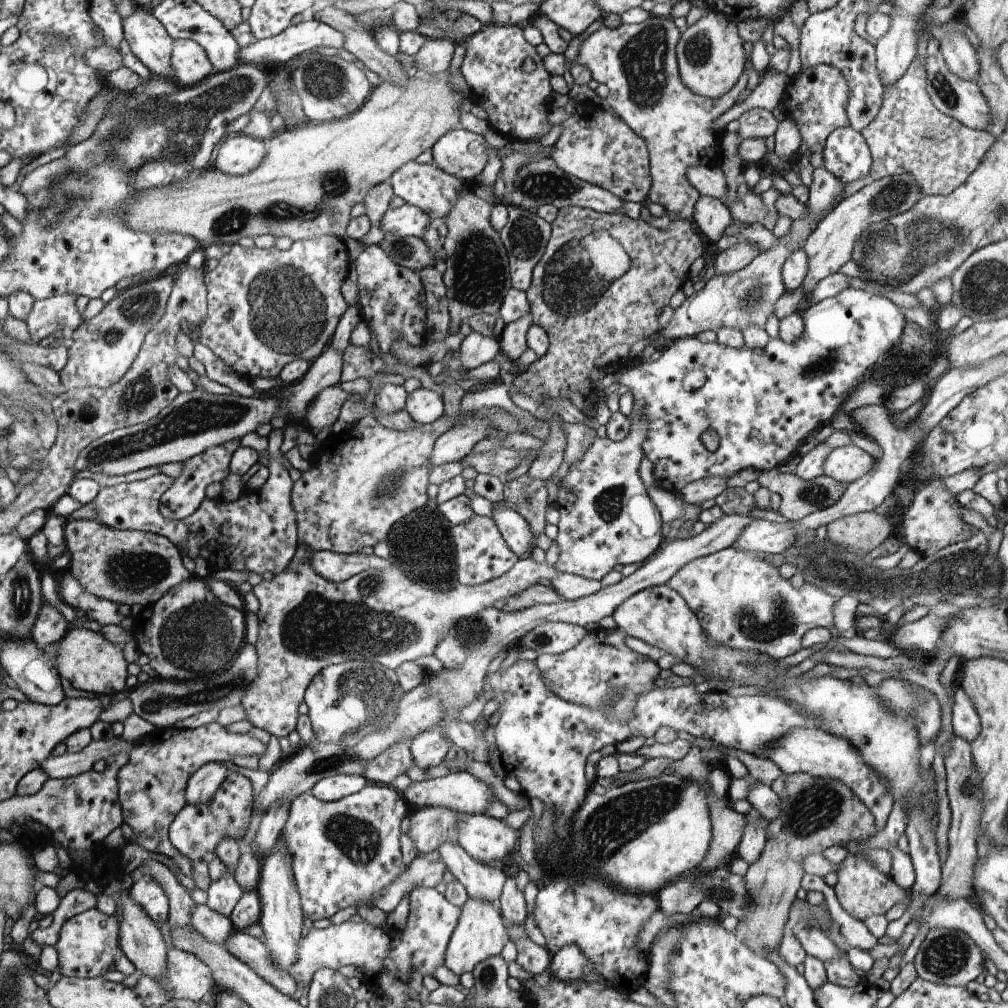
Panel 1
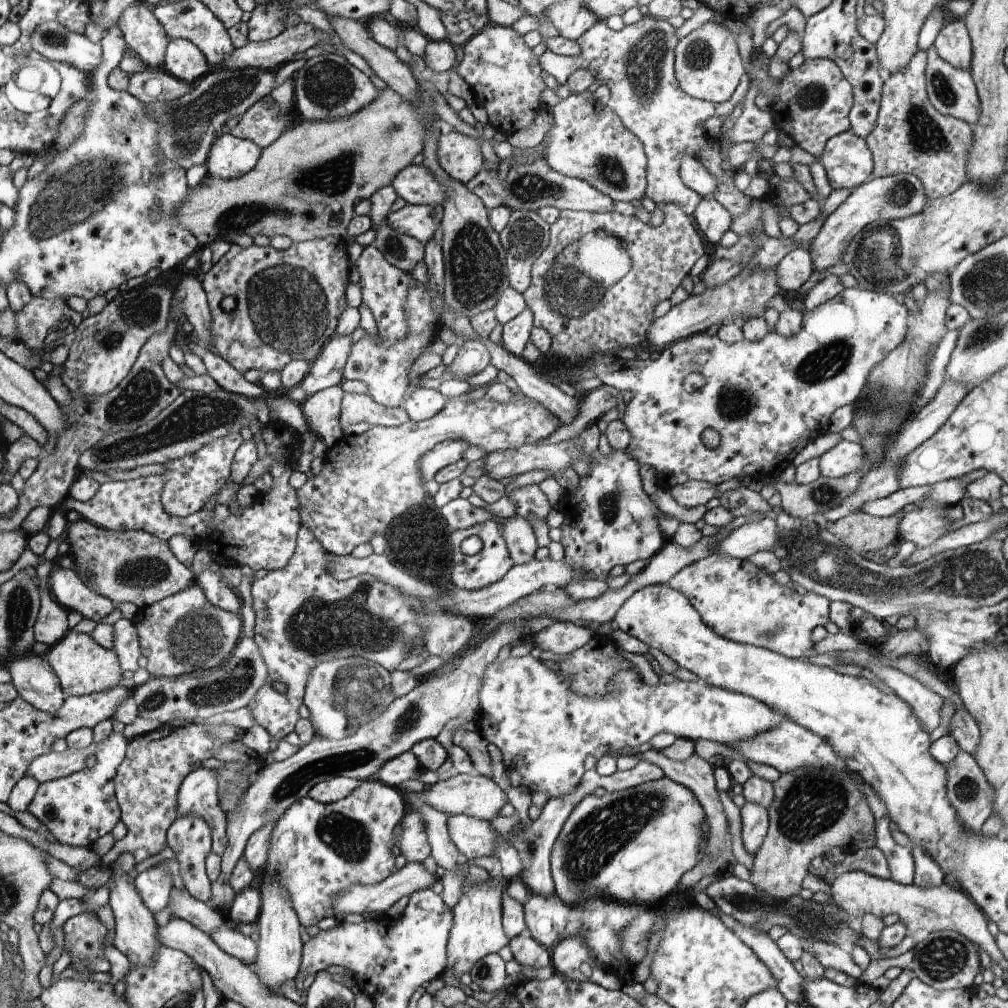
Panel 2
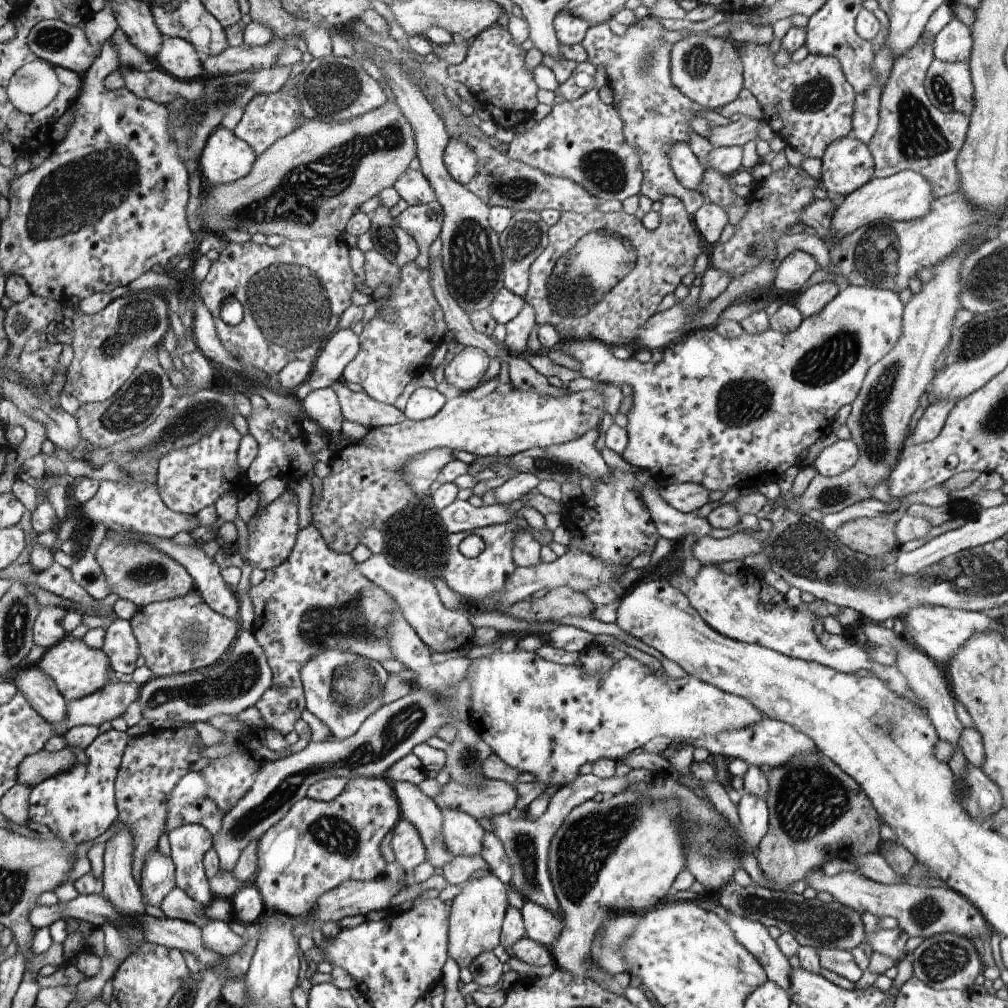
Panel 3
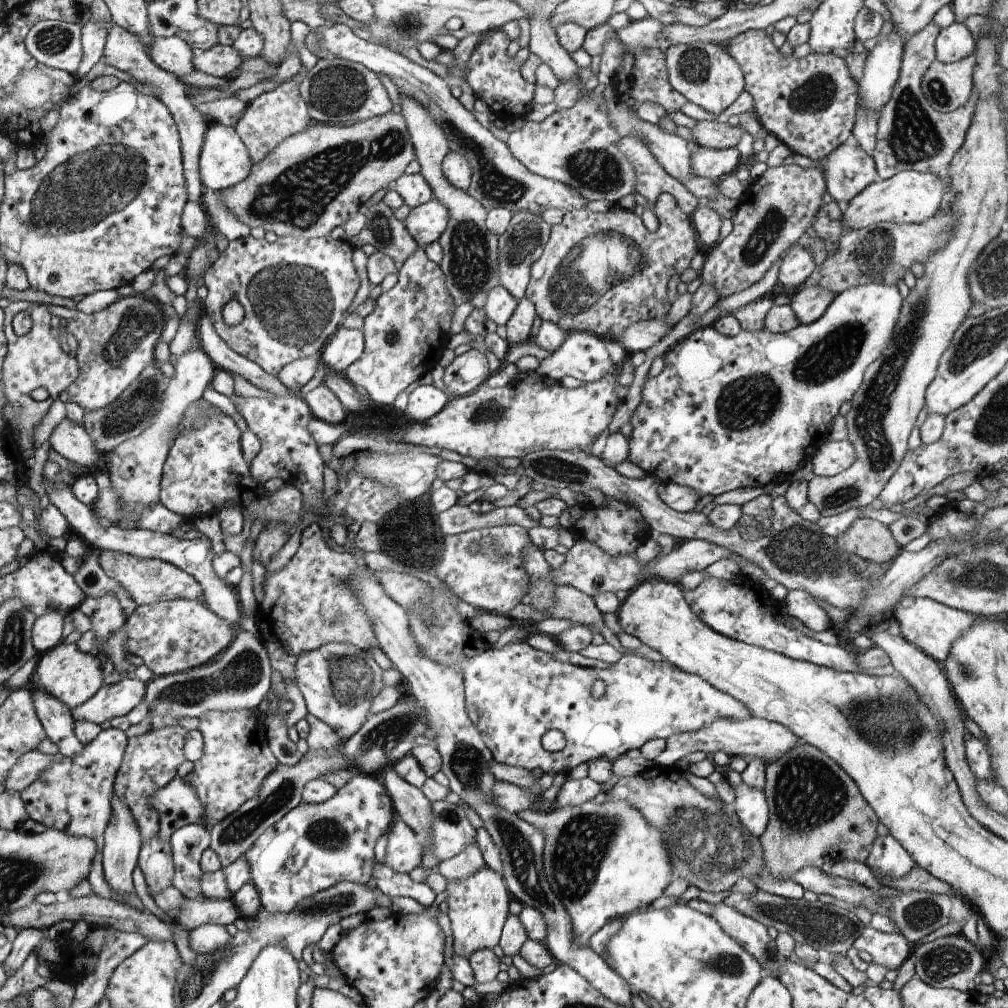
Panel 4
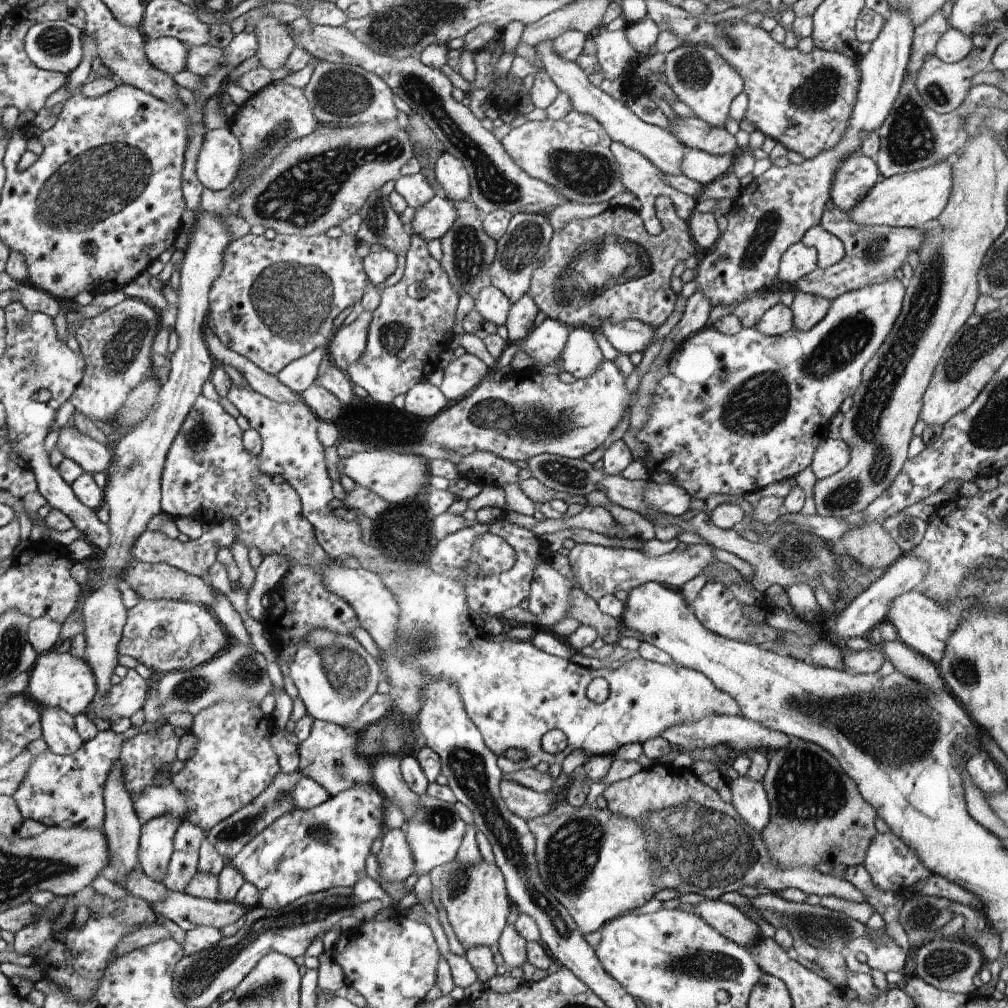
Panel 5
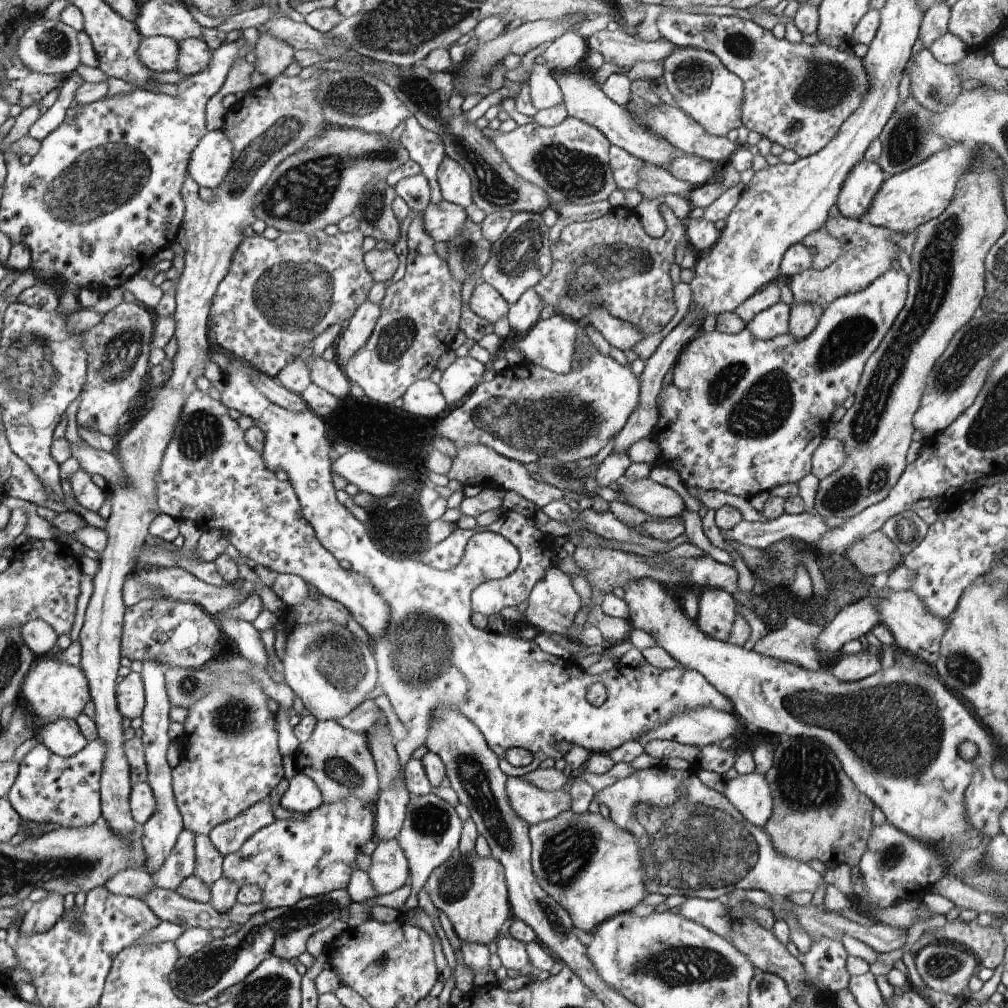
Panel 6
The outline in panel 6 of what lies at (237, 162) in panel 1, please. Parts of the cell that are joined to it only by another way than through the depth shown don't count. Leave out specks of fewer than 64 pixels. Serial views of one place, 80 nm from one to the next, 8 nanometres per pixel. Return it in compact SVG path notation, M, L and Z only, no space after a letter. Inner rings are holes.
M224 130L208 131L192 151L187 169L200 187L214 190L224 184L234 166L235 156L233 142Z

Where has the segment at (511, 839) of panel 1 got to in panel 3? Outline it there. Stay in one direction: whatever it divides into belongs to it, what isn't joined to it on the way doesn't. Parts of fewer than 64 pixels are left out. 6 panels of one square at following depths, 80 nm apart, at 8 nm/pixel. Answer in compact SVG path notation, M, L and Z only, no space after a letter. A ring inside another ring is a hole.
M440 809L443 816L443 839L455 854L464 856L480 855L484 828L478 819L458 809Z

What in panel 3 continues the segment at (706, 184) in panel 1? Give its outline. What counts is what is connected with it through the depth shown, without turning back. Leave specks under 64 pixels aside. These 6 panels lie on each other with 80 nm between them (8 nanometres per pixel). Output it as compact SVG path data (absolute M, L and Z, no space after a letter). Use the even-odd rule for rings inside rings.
M674 143L666 152L676 178L687 189L699 189L705 171L699 154L688 143Z

